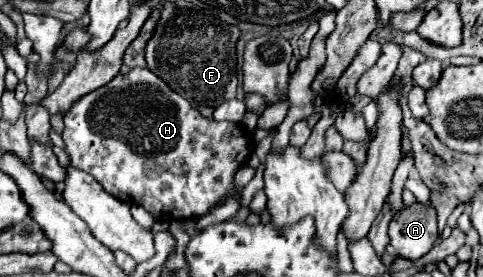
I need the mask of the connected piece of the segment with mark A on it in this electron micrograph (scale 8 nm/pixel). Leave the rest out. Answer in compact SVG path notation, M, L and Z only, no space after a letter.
M422 203L404 207L392 217L388 235L398 257L418 261L434 247L438 239L434 207Z

